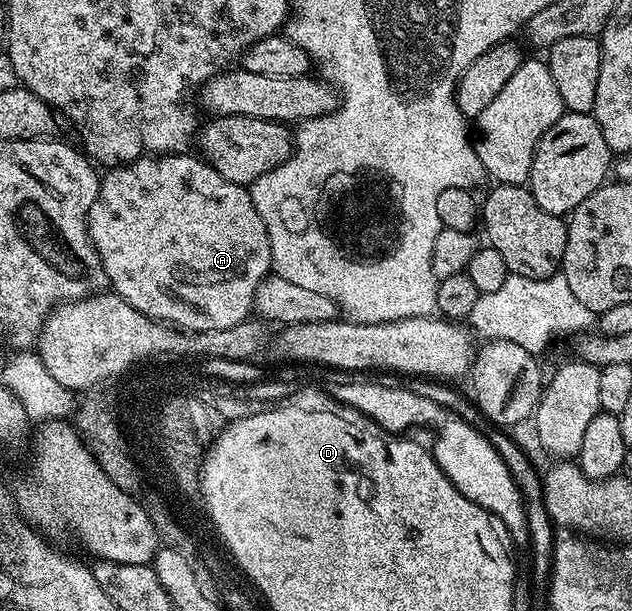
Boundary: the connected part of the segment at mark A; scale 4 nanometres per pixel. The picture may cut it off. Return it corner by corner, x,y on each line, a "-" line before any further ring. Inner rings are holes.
167,153
164,155
155,155
153,157
143,157
132,164
107,170
105,174
101,176
98,184
98,196
96,197
96,201
92,205
90,214
86,216
86,228
90,231
90,240
96,249
96,253
100,253
100,261
104,265
104,271
113,294
119,295
124,301
128,301
128,305
132,305
139,313
147,315
149,319
159,320
171,327
177,327
183,331
196,332
211,331
212,329
228,329
229,327
234,328
238,323
242,323
246,319
251,318
254,305
254,290
258,288
262,279
265,279
267,275
271,274
272,264
270,261
270,242
268,241
268,233
264,229
264,221
260,221
260,213
256,213
256,205
252,201
249,190
247,190
243,184
233,183
224,177
220,177
220,173
216,173
216,169
212,169
205,159
194,153

